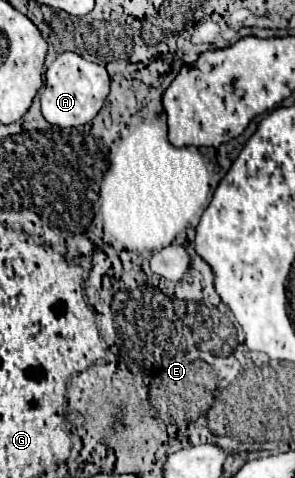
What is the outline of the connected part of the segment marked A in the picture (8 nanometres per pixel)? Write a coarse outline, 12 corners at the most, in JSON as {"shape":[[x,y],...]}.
{"shape":[[62,53],[46,71],[42,115],[80,127],[110,91],[104,67]]}

